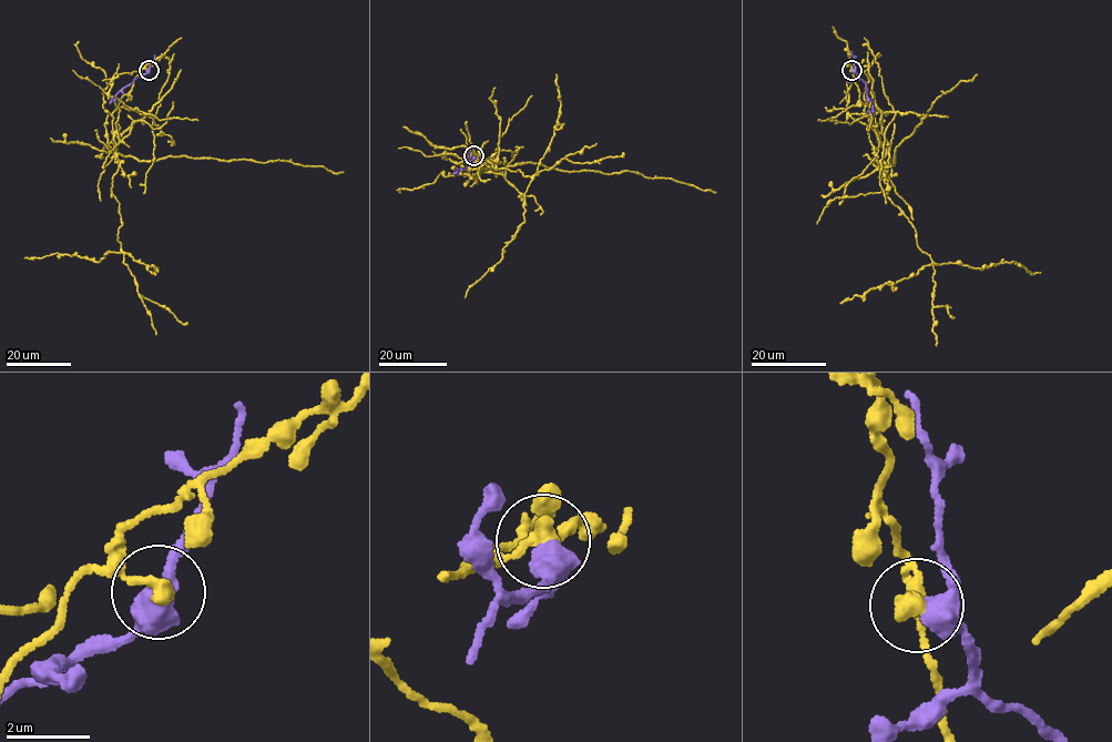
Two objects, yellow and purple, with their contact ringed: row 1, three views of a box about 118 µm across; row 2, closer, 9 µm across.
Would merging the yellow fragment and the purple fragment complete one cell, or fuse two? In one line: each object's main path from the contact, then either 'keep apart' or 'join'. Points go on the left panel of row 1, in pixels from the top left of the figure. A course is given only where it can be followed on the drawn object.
course yellow (149, 70), (112, 113), (120, 252), (100, 261), (58, 253), (24, 257); course purple (149, 70), (118, 93), (110, 103); keep apart

